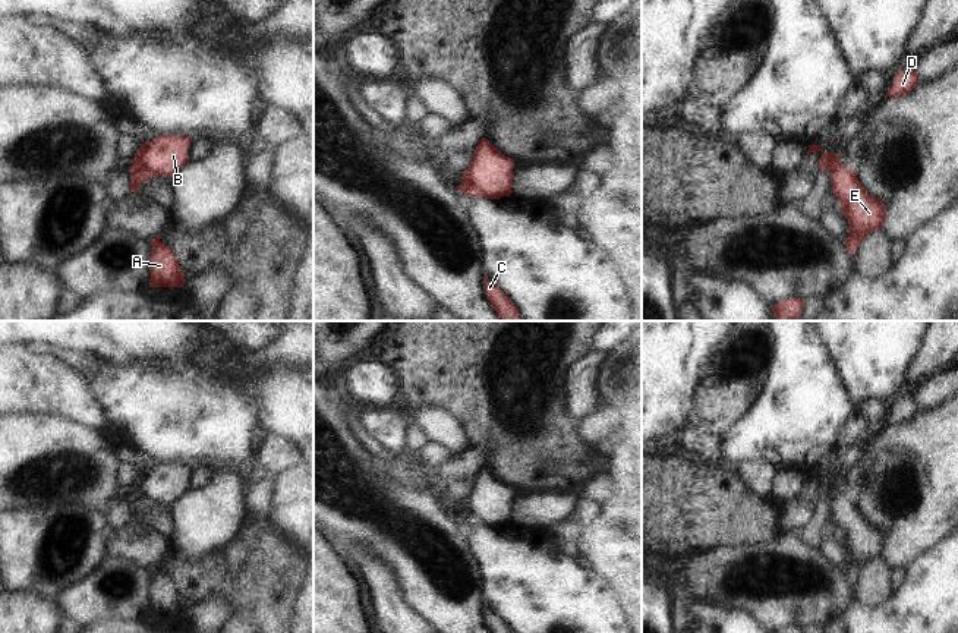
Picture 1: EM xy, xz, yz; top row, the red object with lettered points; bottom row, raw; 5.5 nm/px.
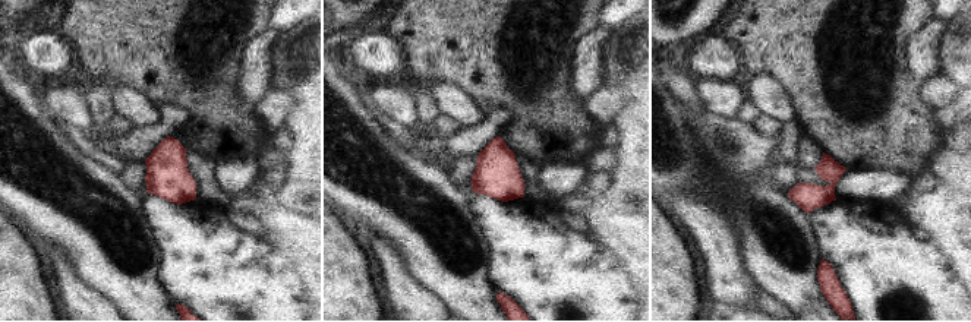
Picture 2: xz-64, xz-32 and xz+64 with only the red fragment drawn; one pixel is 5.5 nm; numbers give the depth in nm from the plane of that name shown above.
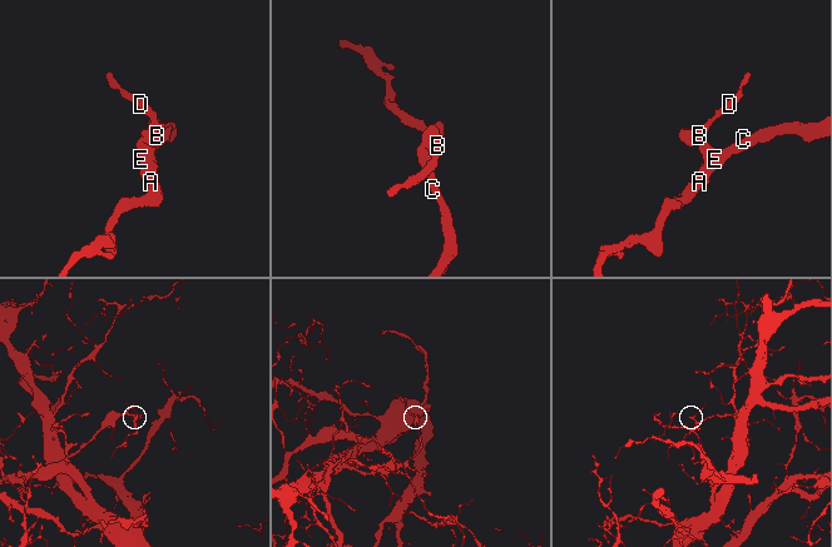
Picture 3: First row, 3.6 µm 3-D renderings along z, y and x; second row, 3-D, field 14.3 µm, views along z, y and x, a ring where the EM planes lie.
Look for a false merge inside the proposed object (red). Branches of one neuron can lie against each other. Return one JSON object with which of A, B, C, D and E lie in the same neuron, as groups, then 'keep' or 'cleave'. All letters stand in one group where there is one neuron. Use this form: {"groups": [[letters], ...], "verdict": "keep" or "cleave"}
{"groups": [["A", "C", "E"], ["B", "D"]], "verdict": "cleave"}

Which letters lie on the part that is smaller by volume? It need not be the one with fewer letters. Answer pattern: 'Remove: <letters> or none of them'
Remove: B, D

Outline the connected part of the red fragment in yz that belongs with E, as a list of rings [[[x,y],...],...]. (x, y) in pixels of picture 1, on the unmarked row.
[[[839,489],[831,494],[832,520],[850,552],[850,564],[844,570],[848,580],[854,583],[867,563],[883,557],[886,533],[873,526],[860,511],[854,498]]]

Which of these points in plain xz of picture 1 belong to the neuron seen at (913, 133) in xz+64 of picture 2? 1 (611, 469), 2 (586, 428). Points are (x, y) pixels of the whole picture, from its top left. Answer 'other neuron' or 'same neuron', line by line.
1: same neuron
2: other neuron

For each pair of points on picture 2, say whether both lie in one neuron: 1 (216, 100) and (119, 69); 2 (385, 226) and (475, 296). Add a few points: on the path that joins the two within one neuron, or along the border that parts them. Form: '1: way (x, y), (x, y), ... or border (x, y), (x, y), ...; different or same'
1: way (192, 78), (182, 69), (142, 69); same
2: way (407, 233), (453, 275); same

